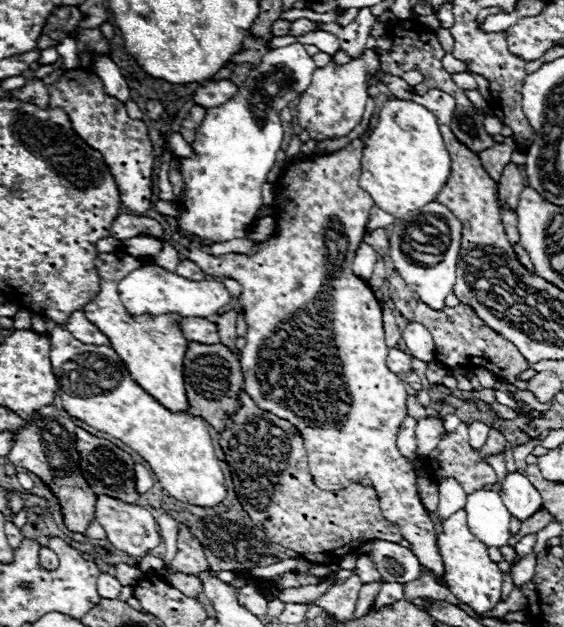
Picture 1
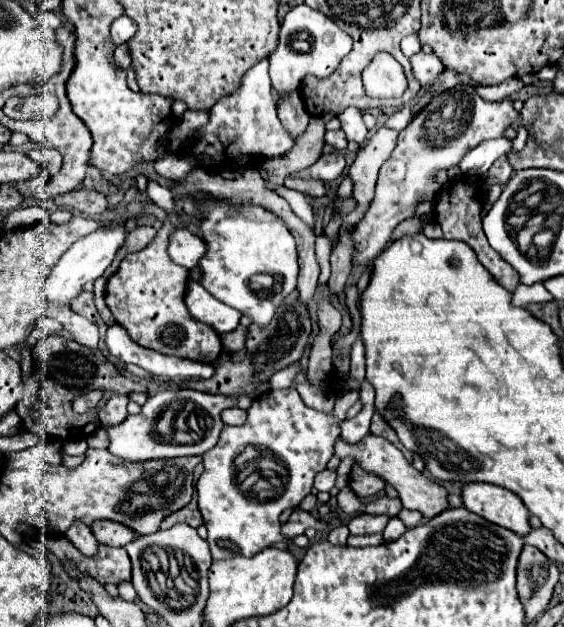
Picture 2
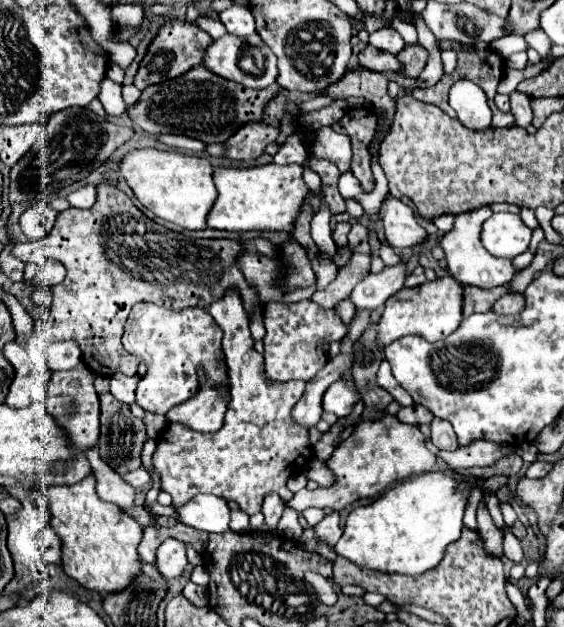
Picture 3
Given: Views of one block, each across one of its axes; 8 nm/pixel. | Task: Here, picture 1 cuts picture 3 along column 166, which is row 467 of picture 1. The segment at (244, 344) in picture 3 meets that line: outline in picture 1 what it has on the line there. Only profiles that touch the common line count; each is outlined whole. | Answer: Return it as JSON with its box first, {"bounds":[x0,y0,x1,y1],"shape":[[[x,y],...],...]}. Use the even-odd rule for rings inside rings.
{"bounds":[426,424,506,494],"shape":[[[460,424],[454,432],[444,432],[440,444],[436,446],[436,450],[428,456],[426,464],[430,468],[430,476],[440,482],[442,478],[456,478],[460,482],[460,486],[464,488],[466,494],[472,494],[476,490],[482,490],[484,486],[488,484],[496,484],[498,482],[498,476],[494,472],[494,468],[486,462],[486,456],[490,454],[500,454],[504,452],[504,446],[506,446],[506,438],[504,434],[498,430],[498,428],[490,428],[490,436],[488,436],[488,442],[482,446],[482,450],[474,450],[470,446],[470,440],[468,440],[468,426],[466,424]]]}

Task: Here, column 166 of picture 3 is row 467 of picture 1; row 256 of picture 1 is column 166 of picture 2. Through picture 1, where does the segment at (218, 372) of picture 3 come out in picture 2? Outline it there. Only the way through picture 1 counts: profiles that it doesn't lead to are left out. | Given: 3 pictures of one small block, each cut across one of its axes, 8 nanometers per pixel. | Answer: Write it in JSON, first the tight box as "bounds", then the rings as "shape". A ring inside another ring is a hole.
{"bounds":[106,180,222,364],"shape":[[[148,180],[148,198],[160,206],[166,212],[166,222],[158,230],[156,238],[142,248],[140,252],[128,254],[122,262],[118,272],[108,280],[108,294],[106,294],[106,304],[112,310],[116,322],[130,334],[130,338],[144,346],[152,348],[162,354],[170,356],[180,356],[188,360],[198,360],[204,364],[214,364],[218,356],[222,354],[222,342],[220,334],[214,332],[204,322],[198,322],[192,318],[184,304],[186,288],[188,288],[188,276],[190,270],[172,262],[168,256],[168,240],[170,234],[176,228],[184,228],[176,208],[174,208],[174,196],[168,188],[162,188],[158,182]]]}

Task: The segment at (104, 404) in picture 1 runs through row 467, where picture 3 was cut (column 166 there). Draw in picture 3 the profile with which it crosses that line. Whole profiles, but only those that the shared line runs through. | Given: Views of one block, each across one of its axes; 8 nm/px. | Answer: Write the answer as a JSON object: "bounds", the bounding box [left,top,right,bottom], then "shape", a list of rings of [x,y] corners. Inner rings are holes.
{"bounds":[118,148,216,230],"shape":[[[134,148],[118,162],[118,174],[128,182],[142,206],[186,230],[206,228],[206,214],[216,200],[212,170],[208,158],[156,148]]]}

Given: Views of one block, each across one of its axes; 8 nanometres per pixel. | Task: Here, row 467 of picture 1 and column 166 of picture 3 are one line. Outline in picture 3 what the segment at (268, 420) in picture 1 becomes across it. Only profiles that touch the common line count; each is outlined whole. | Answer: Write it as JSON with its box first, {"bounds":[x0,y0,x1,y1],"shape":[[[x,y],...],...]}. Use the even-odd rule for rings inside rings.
{"bounds":[12,184,258,376],"shape":[[[98,184],[96,186],[98,198],[96,204],[88,210],[68,208],[58,214],[54,228],[38,242],[16,244],[12,254],[22,262],[38,262],[42,258],[56,258],[66,266],[66,278],[52,286],[54,302],[50,310],[50,318],[44,324],[44,338],[48,342],[56,340],[76,340],[82,348],[82,362],[92,368],[98,376],[112,376],[122,372],[126,376],[134,376],[138,370],[138,358],[128,354],[122,348],[122,328],[128,318],[128,312],[138,302],[152,302],[170,310],[182,310],[188,306],[208,308],[224,288],[232,284],[240,284],[240,292],[244,292],[244,306],[248,314],[252,306],[258,304],[256,292],[250,290],[248,282],[244,280],[242,272],[236,268],[236,256],[242,252],[240,242],[224,240],[224,238],[188,238],[182,232],[172,232],[154,220],[150,220],[142,210],[134,206],[134,202],[116,186],[112,184]]]}

